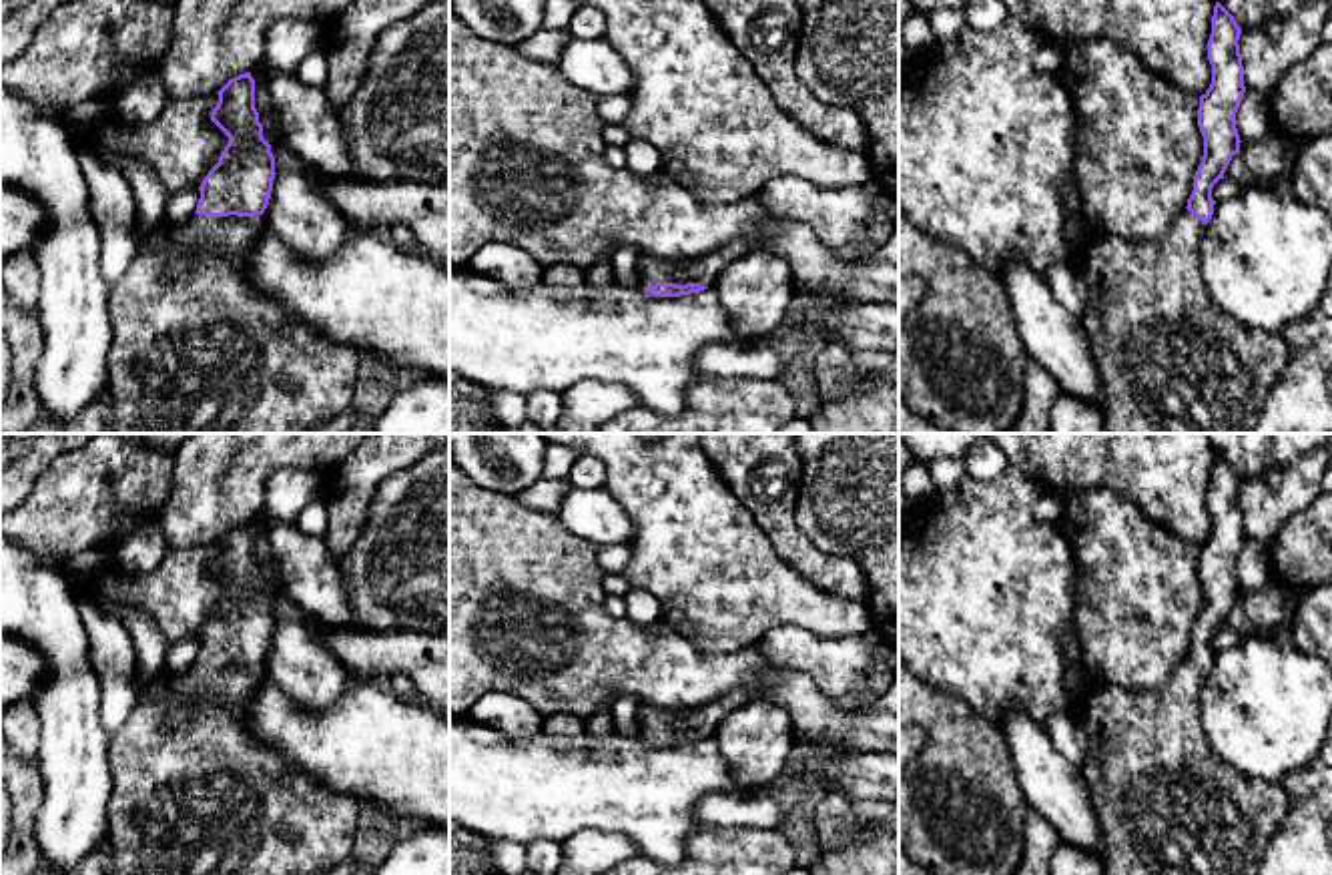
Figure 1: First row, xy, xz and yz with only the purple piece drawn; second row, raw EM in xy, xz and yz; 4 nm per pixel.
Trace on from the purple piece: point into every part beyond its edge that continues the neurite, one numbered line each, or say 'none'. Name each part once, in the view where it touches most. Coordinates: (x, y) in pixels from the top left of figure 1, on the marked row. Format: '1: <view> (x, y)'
1: xy (201, 354)

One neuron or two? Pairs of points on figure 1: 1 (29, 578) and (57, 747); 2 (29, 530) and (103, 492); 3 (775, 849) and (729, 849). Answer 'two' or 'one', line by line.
1: one
2: one
3: one

